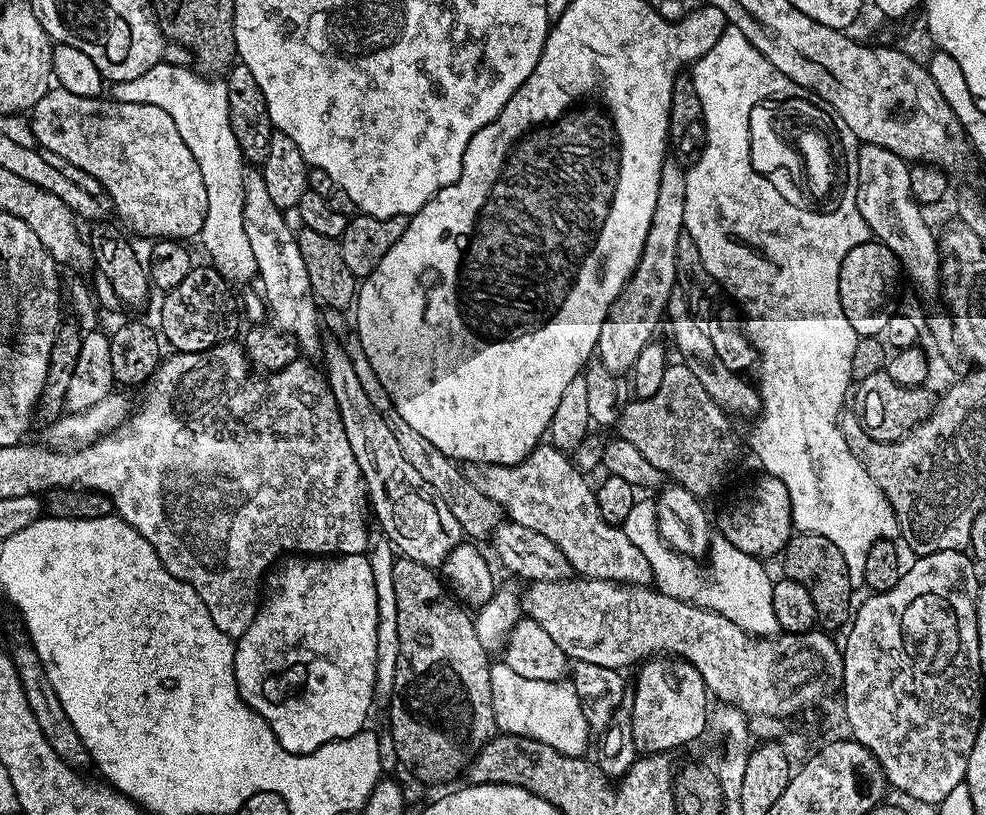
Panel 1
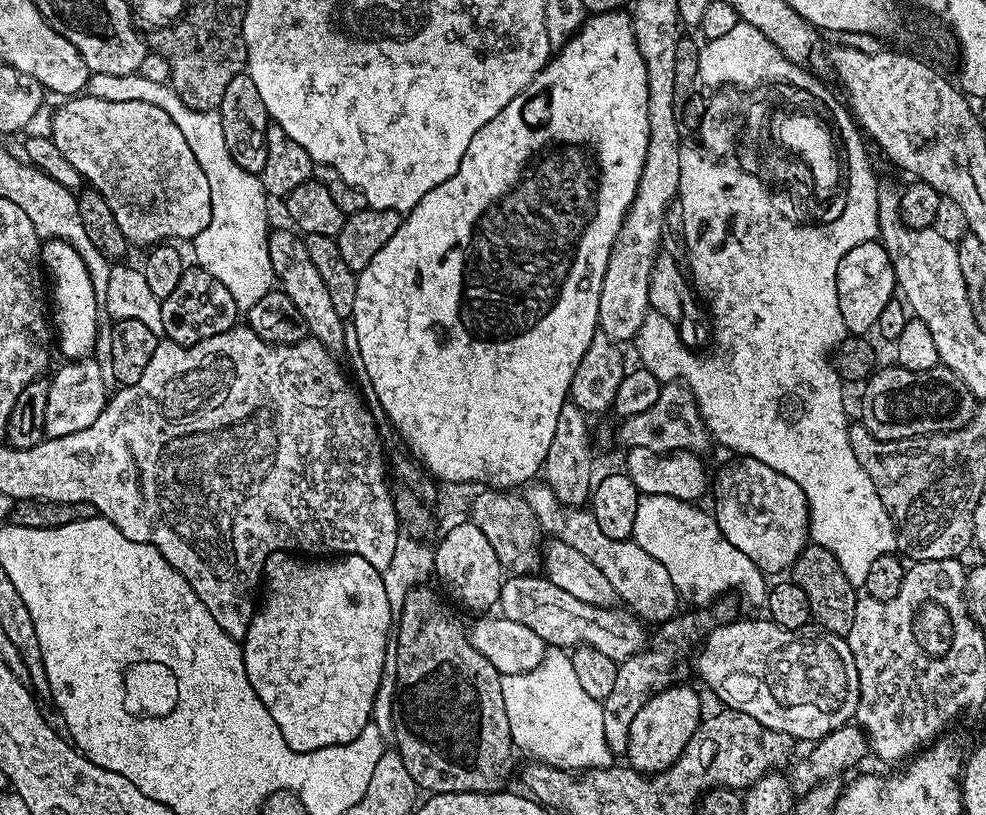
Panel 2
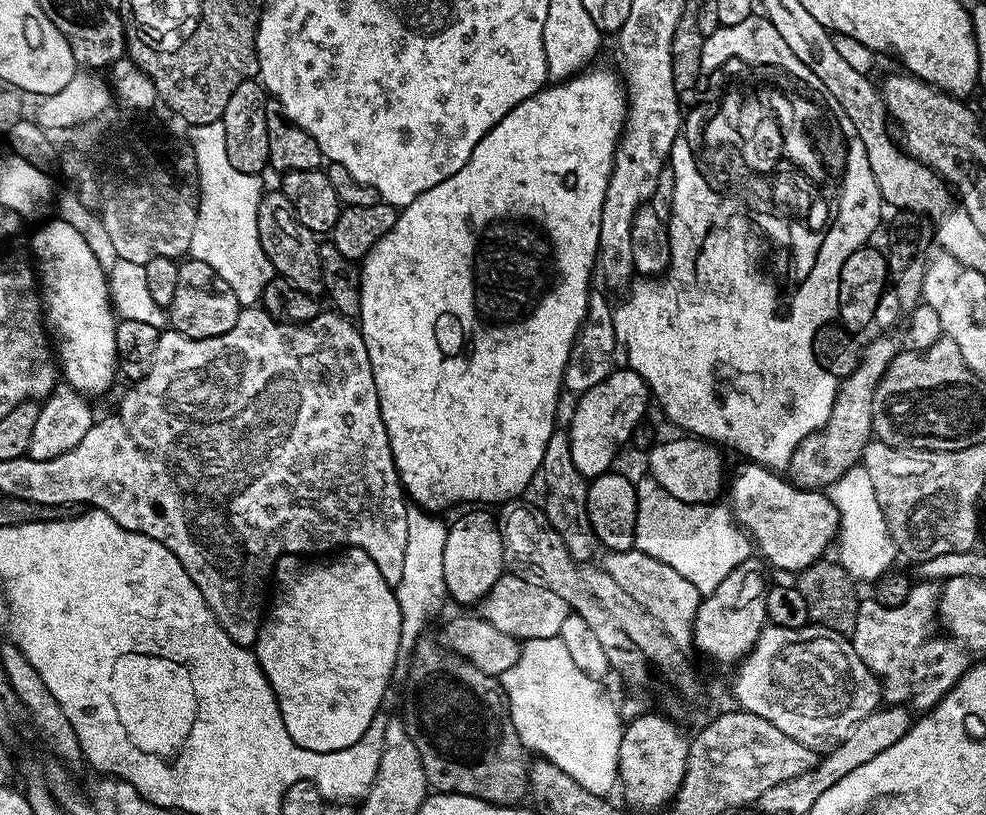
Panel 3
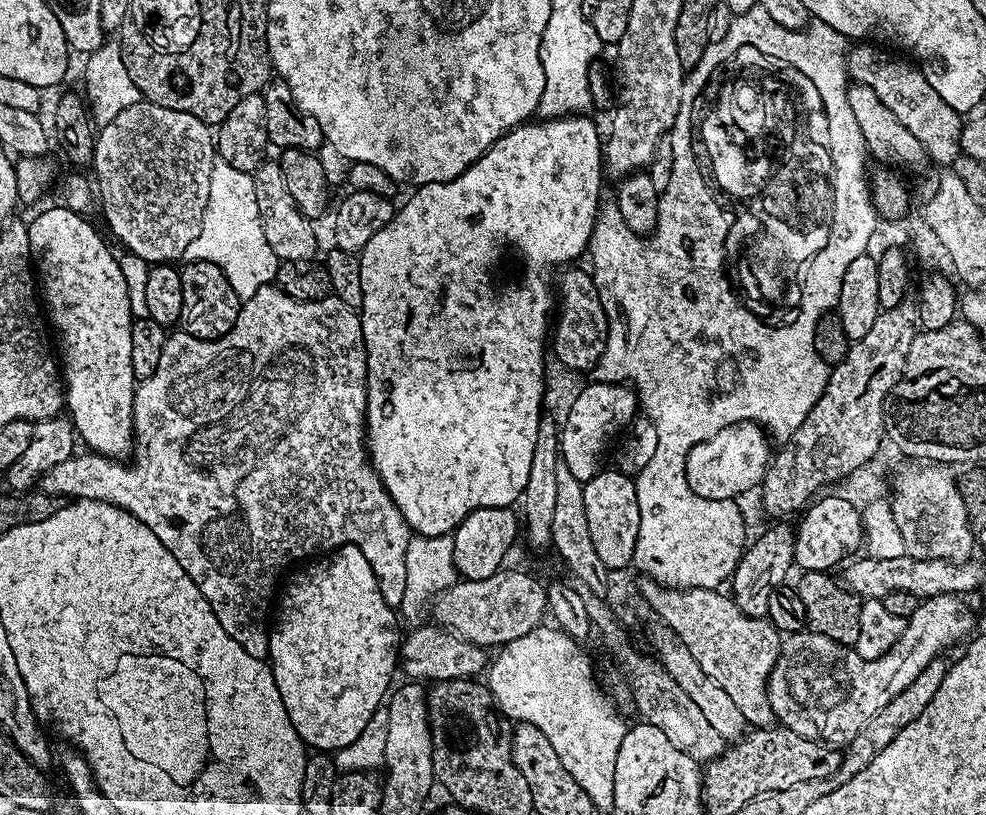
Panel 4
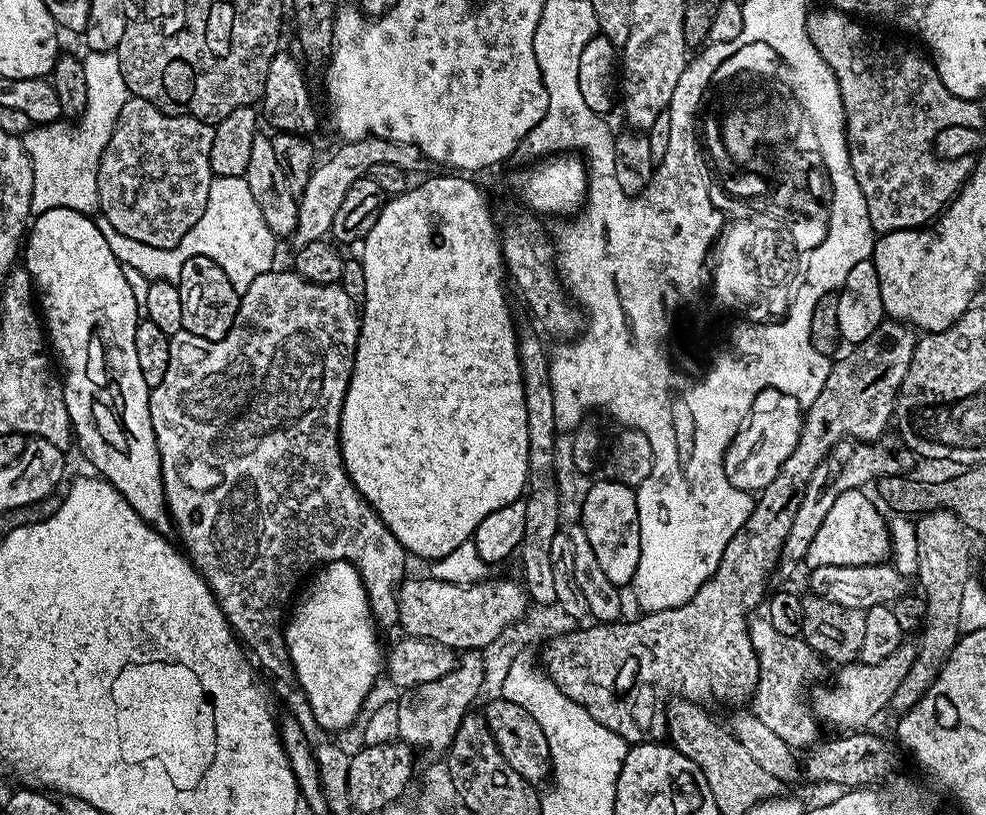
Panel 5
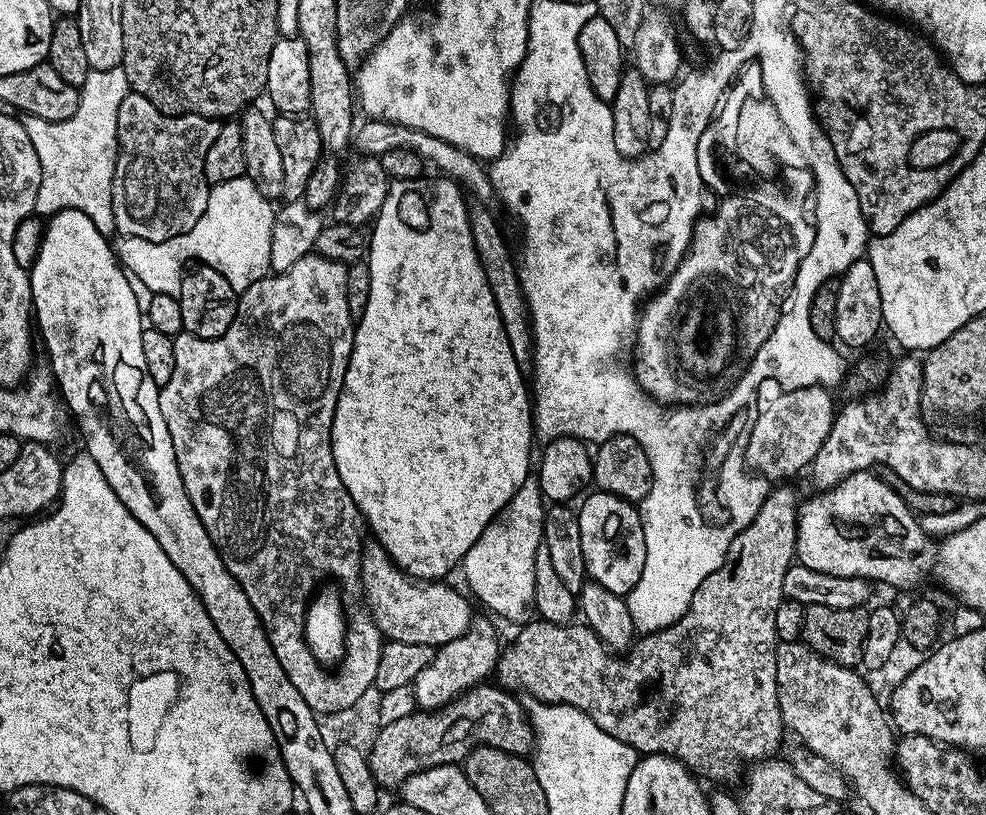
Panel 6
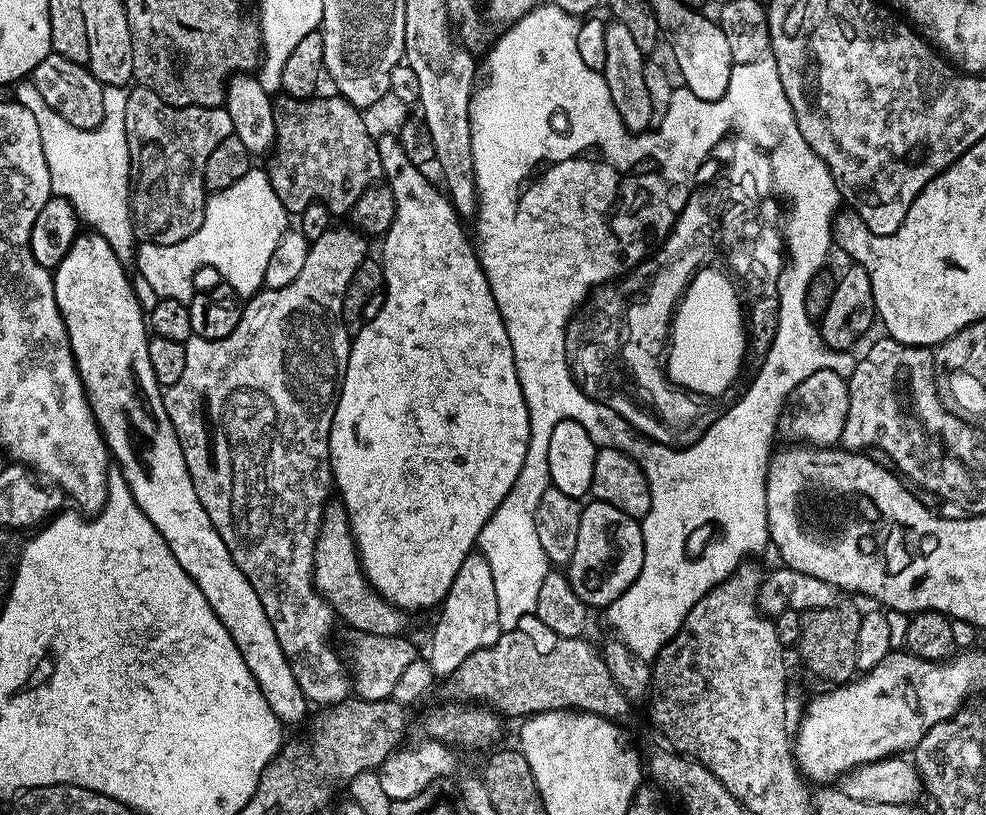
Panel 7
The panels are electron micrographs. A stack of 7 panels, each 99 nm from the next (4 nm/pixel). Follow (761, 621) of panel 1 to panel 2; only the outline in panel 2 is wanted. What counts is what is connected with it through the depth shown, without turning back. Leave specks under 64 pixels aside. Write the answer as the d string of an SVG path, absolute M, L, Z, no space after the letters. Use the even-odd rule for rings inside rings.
M641 495L638 510L634 514L634 530L631 539L636 541L650 558L658 558L670 573L676 593L681 601L692 606L708 606L711 600L733 588L741 592L752 604L763 605L766 600L765 573L761 572L742 550L730 546L718 530L718 522L711 511L703 512L695 503L669 496Z

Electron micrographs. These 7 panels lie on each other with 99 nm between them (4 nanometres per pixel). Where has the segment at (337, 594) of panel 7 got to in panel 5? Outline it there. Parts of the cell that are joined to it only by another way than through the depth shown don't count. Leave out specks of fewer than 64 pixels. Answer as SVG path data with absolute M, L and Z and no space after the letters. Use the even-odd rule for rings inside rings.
M425 578L425 580L405 579L400 586L400 622L399 627L404 636L417 636L434 642L442 642L442 646L453 650L482 650L494 638L501 634L512 623L518 623L524 617L530 605L528 592L523 583L515 584L512 580L485 579L483 582L471 584L451 584L441 580Z

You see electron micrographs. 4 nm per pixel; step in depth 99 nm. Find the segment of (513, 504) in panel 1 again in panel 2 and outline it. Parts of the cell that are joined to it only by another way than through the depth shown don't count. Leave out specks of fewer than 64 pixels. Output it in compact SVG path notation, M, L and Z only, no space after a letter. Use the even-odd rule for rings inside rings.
M536 482L528 490L526 499L530 510L536 515L539 527L567 545L574 546L583 557L590 558L590 562L598 566L610 586L614 586L614 594L621 605L627 606L643 621L650 620L655 626L663 625L677 615L676 607L681 607L682 601L676 593L674 582L670 582L670 573L666 566L662 566L662 562L658 562L658 558L650 558L650 554L646 554L646 550L642 550L642 546L638 546L631 538L606 538L592 511L584 506L561 504L547 484Z

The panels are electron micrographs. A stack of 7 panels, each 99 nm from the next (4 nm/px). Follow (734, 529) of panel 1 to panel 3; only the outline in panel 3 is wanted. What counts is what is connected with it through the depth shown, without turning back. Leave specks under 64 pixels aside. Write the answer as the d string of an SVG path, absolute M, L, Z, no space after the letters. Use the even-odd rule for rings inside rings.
M744 462L744 465L736 472L736 477L731 477L726 488L727 503L737 524L744 529L750 537L755 551L769 565L781 568L784 572L798 574L804 568L809 568L815 560L821 559L828 548L828 543L837 539L840 530L840 515L834 506L832 499L820 490L797 488L791 480L777 474L773 469L764 468L760 464Z

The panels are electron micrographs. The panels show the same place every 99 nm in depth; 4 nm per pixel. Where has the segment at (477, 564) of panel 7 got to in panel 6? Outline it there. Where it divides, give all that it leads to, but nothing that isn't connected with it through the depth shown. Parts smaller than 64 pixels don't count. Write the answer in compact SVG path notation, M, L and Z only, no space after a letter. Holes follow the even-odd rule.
M477 615L470 622L466 634L462 634L462 638L454 638L454 642L446 642L436 649L430 666L426 666L422 674L418 674L412 686L417 709L444 708L451 700L457 700L463 692L469 692L477 684L485 683L495 673L502 645L495 634L491 619L487 615L484 616Z

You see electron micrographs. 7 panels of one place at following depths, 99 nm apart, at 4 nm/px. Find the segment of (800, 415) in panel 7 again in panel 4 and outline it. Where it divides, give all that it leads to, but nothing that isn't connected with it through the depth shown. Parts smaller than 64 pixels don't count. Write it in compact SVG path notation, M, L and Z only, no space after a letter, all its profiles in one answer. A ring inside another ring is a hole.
M732 424L722 429L714 438L695 444L688 451L688 457L684 459L688 485L696 496L711 500L736 500L751 488L759 489L774 455L768 444L769 433L758 424Z

